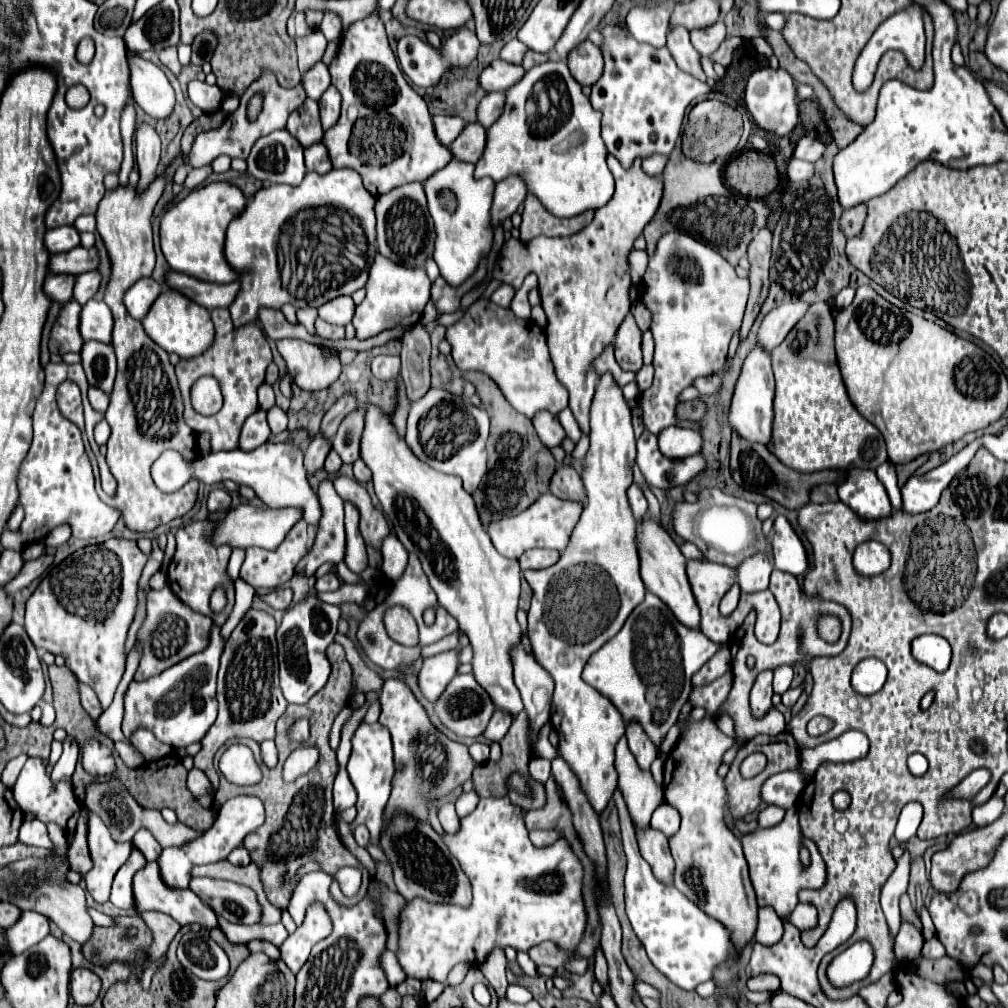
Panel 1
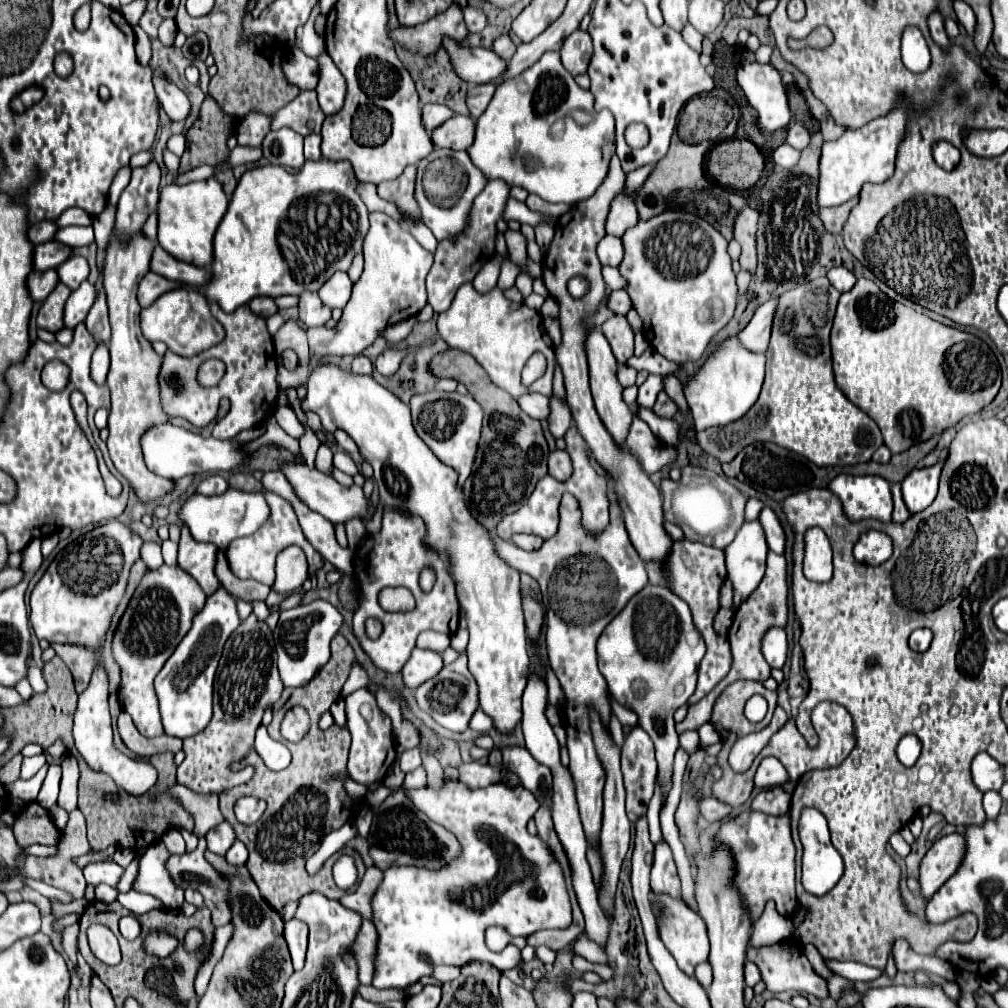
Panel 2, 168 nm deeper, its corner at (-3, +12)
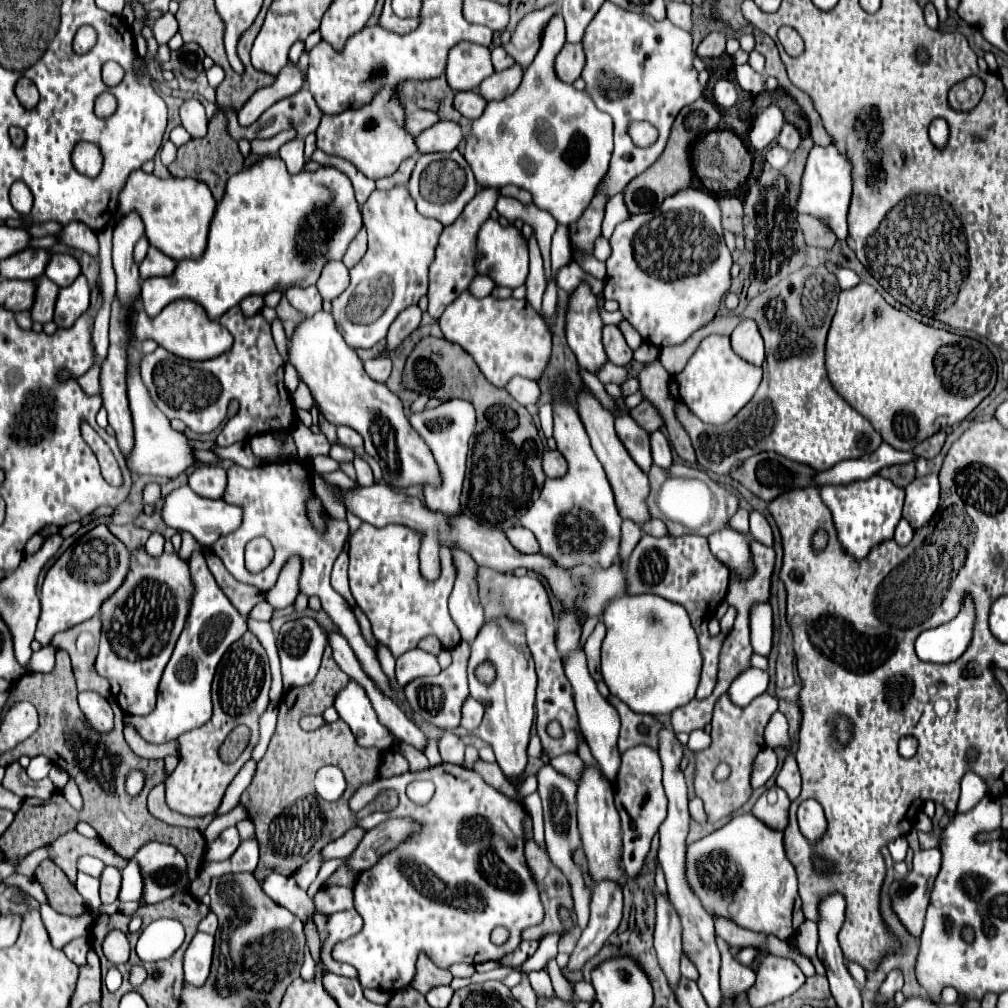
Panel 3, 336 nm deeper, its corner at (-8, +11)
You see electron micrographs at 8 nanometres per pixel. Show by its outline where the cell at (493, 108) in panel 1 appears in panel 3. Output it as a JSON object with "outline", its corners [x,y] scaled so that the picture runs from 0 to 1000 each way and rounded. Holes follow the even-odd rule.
{"outline":[[[456,90],[450,96],[450,104],[452,104],[452,110],[456,110],[462,118],[470,120],[478,114],[482,100],[472,90]]]}

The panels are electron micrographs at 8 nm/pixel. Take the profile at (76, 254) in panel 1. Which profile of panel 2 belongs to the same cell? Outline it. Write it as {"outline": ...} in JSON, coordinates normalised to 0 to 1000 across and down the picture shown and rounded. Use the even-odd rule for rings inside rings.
{"outline":[[[57,238],[45,240],[35,244],[35,252],[33,252],[33,264],[35,268],[49,268],[49,266],[57,266],[59,262],[63,262],[63,258],[66,258],[72,252],[70,244],[64,244]]]}

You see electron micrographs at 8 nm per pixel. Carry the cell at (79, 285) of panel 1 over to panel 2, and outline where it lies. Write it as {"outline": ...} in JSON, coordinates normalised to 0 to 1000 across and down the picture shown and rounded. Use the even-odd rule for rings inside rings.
{"outline":[[[70,254],[66,260],[63,260],[59,266],[57,266],[57,272],[59,272],[59,278],[63,282],[66,282],[70,288],[78,286],[78,282],[82,278],[86,278],[88,274],[88,262],[82,254]]]}

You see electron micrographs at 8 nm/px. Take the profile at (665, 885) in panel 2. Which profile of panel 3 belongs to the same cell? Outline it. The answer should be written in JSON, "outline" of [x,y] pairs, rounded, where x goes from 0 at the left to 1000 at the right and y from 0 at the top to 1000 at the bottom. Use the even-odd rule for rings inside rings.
{"outline":[[[651,888],[651,924],[649,939],[653,945],[653,955],[669,983],[675,973],[675,949],[677,949],[677,920],[675,910],[669,904],[663,890]]]}

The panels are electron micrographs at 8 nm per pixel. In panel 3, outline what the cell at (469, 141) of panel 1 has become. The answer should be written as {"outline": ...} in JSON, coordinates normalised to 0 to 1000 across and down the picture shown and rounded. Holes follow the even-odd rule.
{"outline":[[[435,120],[429,126],[421,128],[417,134],[413,134],[413,146],[415,152],[433,152],[433,150],[440,150],[446,152],[454,146],[454,142],[458,140],[458,128],[452,122],[446,120]]]}

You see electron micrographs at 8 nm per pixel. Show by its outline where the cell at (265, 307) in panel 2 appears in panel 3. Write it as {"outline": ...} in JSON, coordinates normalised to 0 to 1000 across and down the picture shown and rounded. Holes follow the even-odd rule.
{"outline":[[[250,293],[250,295],[244,295],[242,299],[238,299],[238,307],[244,314],[250,314],[250,313],[258,311],[260,305],[262,305],[262,297],[258,293]]]}

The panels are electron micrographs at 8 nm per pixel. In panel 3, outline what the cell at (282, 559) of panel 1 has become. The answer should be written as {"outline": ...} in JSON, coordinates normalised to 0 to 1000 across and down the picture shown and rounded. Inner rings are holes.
{"outline":[[[284,457],[284,459],[262,459],[256,461],[252,465],[244,465],[240,461],[230,461],[226,465],[226,481],[222,487],[220,497],[234,501],[240,505],[242,509],[242,517],[238,521],[238,525],[218,533],[212,541],[210,541],[210,549],[216,551],[222,559],[222,563],[230,568],[230,572],[238,578],[246,578],[250,582],[254,582],[256,586],[264,588],[274,580],[274,574],[282,563],[282,559],[290,553],[296,551],[300,555],[300,572],[306,578],[313,578],[315,582],[298,582],[298,586],[306,592],[313,590],[319,596],[319,604],[325,608],[325,612],[331,616],[331,620],[337,624],[337,628],[343,632],[343,636],[347,638],[349,646],[353,648],[361,668],[371,676],[371,680],[389,695],[393,695],[395,699],[399,699],[399,691],[395,686],[391,686],[387,682],[387,674],[381,670],[377,656],[373,652],[373,646],[361,636],[357,620],[347,604],[347,600],[329,584],[327,580],[327,566],[329,561],[335,553],[335,549],[341,545],[341,539],[345,535],[345,523],[341,519],[329,519],[325,521],[325,525],[321,529],[317,529],[306,515],[304,509],[304,497],[310,493],[310,473],[312,473],[312,463],[308,457]],[[252,533],[264,533],[270,543],[272,543],[272,557],[260,564],[258,568],[248,568],[242,561],[242,543],[248,535]]]}

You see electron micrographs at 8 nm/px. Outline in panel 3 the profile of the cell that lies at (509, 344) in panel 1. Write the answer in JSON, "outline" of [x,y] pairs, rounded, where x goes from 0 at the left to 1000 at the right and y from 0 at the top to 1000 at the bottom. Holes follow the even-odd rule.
{"outline":[[[460,289],[440,307],[437,314],[437,326],[440,330],[440,336],[454,340],[468,352],[478,372],[490,384],[500,384],[510,372],[534,376],[546,356],[546,326],[522,297],[490,297],[488,293],[472,297]]]}

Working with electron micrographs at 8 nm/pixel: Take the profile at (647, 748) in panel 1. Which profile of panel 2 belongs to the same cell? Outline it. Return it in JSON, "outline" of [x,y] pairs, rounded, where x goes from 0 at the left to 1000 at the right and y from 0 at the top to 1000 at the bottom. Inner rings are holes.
{"outline":[[[630,720],[618,738],[616,744],[616,764],[622,784],[622,812],[630,815],[642,806],[642,798],[650,782],[650,742],[642,726]]]}

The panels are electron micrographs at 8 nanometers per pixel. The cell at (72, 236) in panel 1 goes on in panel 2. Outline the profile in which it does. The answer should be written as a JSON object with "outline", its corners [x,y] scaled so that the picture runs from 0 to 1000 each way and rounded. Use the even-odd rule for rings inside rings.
{"outline":[[[43,218],[43,220],[31,222],[31,226],[29,226],[29,238],[33,242],[43,242],[43,240],[53,238],[55,230],[57,230],[57,222],[51,220],[51,218]]]}

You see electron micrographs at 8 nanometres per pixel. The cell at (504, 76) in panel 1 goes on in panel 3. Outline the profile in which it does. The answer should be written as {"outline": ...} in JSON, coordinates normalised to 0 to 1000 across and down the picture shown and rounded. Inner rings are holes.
{"outline":[[[458,41],[446,49],[442,80],[448,90],[468,90],[490,72],[486,49]]]}

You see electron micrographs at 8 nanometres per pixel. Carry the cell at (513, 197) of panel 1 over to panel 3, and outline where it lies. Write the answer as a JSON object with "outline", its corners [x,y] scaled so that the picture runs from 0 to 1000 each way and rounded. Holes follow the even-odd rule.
{"outline":[[[490,186],[476,188],[472,191],[472,195],[460,205],[458,213],[448,223],[440,225],[440,229],[437,231],[437,239],[433,243],[431,259],[429,259],[427,269],[425,269],[425,313],[429,316],[435,316],[440,311],[440,307],[458,289],[462,289],[466,279],[472,275],[472,267],[470,267],[470,259],[472,259],[472,233],[474,233],[476,223],[486,215],[488,207],[492,205],[492,197],[494,197],[494,188],[490,188]]]}

